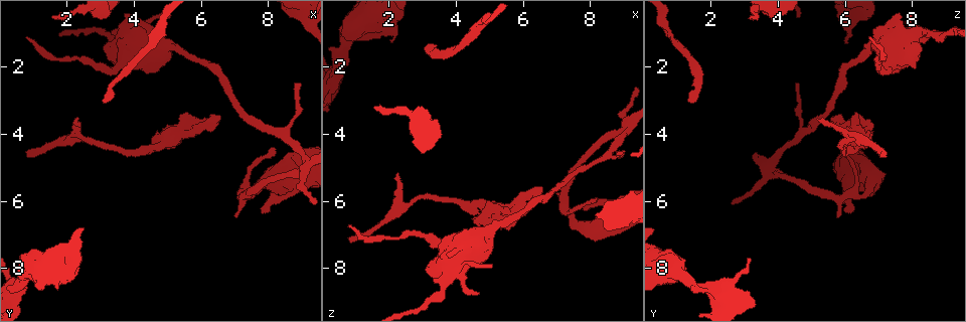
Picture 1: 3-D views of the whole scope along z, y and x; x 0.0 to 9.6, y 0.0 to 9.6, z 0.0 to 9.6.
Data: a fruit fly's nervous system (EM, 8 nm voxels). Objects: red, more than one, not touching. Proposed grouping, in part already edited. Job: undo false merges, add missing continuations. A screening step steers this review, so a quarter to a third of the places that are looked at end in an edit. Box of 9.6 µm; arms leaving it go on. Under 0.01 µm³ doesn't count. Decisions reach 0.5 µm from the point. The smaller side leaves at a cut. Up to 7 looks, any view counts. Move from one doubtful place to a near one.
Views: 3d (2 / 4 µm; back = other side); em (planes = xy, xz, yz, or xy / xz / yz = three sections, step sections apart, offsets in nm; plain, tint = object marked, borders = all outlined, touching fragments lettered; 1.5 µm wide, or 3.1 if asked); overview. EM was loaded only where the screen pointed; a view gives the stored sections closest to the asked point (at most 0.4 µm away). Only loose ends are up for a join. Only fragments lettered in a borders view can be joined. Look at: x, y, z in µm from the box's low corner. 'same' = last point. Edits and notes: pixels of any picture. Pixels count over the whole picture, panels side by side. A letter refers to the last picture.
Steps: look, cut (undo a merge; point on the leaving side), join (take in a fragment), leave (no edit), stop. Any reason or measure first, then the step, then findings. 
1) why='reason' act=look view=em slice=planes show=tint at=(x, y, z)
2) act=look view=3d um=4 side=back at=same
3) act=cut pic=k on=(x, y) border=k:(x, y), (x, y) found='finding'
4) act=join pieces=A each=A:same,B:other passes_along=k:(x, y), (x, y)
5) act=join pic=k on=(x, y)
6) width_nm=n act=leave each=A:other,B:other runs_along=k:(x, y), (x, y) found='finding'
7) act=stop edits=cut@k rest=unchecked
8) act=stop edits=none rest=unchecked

why='thin end' act=look view=em slice=planes show=borders at=(8.20, 4.45, 5.95)

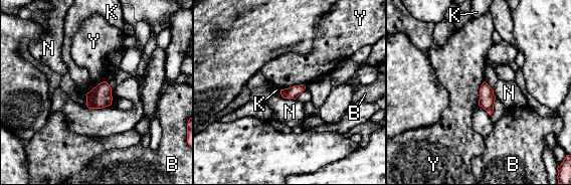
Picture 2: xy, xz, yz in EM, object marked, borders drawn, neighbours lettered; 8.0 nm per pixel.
act=leave each=B:other,K:other,N:other,Y:other border=2:(484, 80), (480, 88), (478, 105) found='none of them fits'

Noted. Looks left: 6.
why='an open end' act=look view=em slice=planes show=tint at=(6.50, 3.60, 5.50)

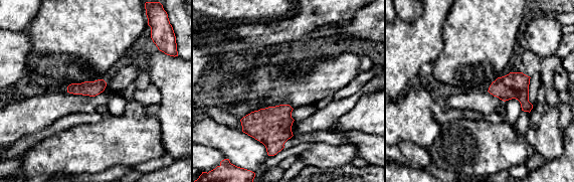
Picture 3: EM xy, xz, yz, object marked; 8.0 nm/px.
why='see the neighbours' act=look view=em slice=planes show=borders at=same

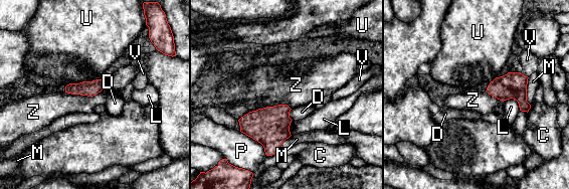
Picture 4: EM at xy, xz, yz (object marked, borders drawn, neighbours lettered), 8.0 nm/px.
width_nm=120 longest_contact=Z:340nm act=leave each=C:other,D:other,L:other,M:other,P:other,U:other,V:other,Z:other found='no lettered fragment goes on from it'

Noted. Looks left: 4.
why='branch stops here' act=look view=3d um=4 at=(7.75, 6.35, 6.15)

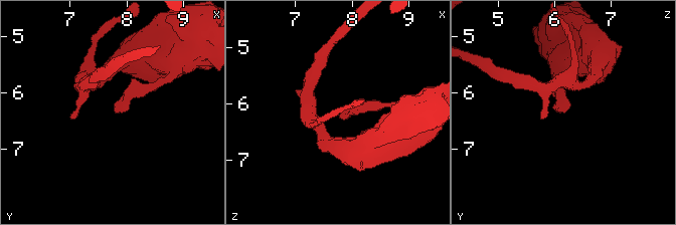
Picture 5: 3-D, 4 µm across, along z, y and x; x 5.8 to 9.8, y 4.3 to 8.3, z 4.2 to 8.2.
act=look view=em slice=planes show=borders at=(7.80, 6.35, 6.20)

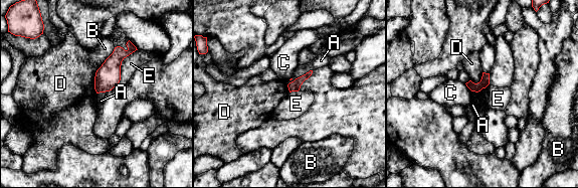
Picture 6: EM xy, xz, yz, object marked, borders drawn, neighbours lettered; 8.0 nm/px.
act=leave each=A:other,B:other,C:other,D:other,E:other found='no lettered fragment goes on from it'

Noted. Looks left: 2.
act=stop edits=none rest=unchecked

